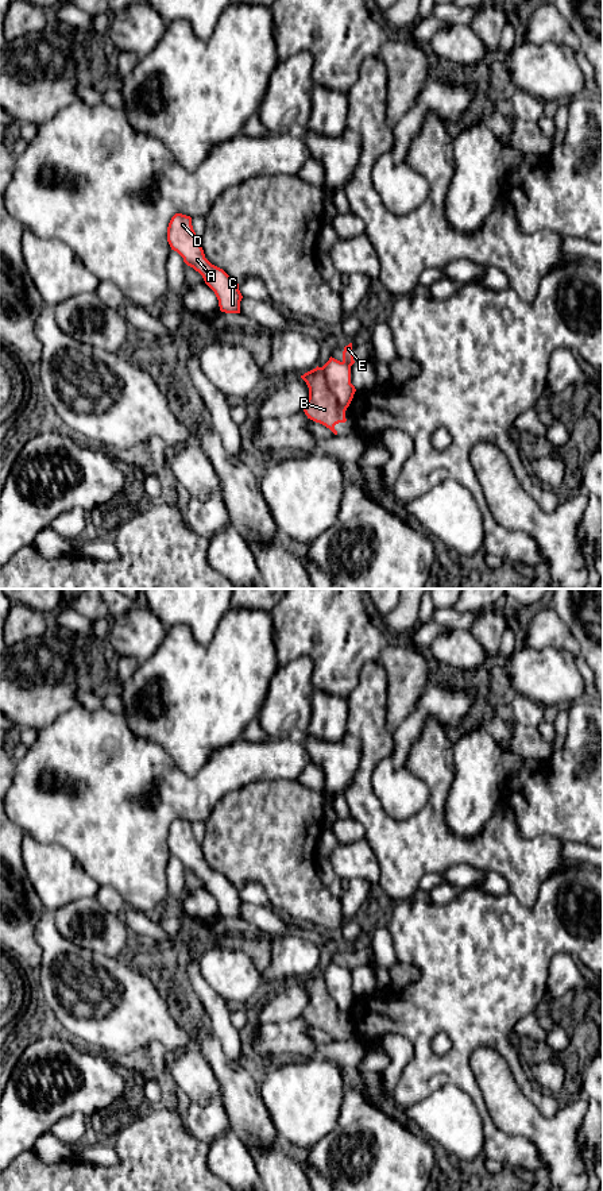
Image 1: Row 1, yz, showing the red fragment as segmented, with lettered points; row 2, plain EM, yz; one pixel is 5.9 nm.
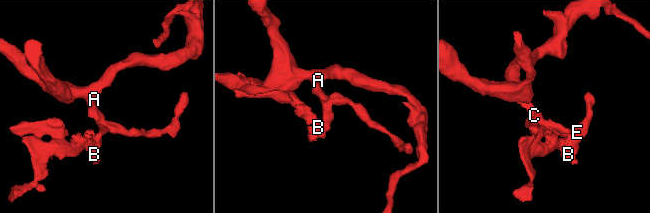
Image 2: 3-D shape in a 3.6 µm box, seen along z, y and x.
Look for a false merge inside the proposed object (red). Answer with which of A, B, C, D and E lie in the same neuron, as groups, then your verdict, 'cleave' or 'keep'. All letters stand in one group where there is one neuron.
A C D / B E; cleave

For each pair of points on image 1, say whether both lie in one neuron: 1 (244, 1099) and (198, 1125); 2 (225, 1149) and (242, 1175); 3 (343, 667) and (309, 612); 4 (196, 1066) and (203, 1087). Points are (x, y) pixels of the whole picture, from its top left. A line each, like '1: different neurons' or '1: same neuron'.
1: different neurons
2: same neuron
3: same neuron
4: same neuron

